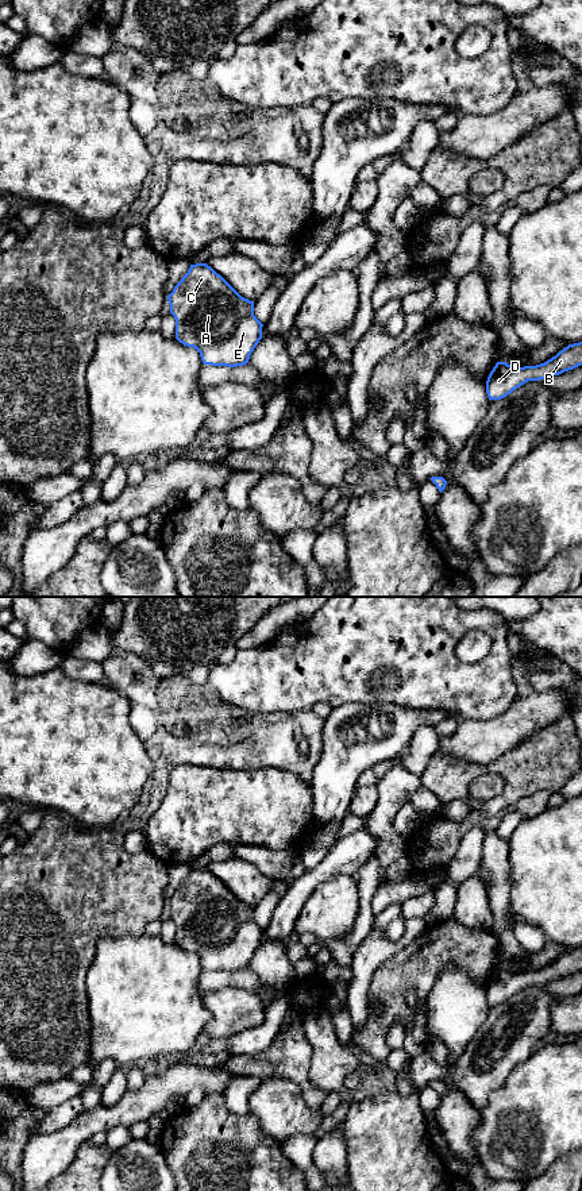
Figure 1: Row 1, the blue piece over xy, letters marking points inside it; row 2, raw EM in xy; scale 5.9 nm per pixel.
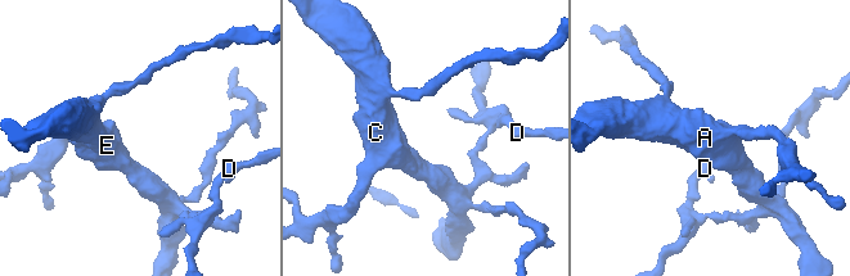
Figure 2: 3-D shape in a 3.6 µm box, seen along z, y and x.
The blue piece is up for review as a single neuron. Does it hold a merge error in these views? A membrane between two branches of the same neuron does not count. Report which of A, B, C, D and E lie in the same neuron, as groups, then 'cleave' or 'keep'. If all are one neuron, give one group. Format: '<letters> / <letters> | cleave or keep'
A B C D E | keep

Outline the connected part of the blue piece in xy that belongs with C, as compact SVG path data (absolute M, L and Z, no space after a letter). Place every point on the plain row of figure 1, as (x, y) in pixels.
M207 868L190 870L167 901L176 924L176 944L200 957L204 970L236 972L248 968L262 944L263 929L254 921L254 906L242 902Z

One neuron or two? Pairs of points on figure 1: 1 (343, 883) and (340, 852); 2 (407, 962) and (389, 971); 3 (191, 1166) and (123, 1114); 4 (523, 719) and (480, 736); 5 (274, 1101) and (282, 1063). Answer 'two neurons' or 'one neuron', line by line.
1: two neurons
2: one neuron
3: two neurons
4: one neuron
5: two neurons

